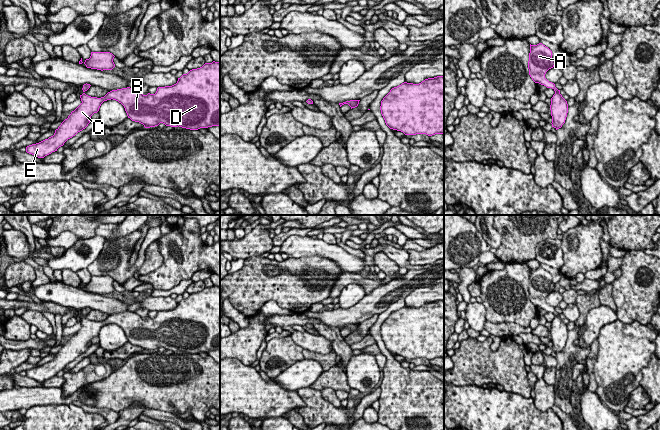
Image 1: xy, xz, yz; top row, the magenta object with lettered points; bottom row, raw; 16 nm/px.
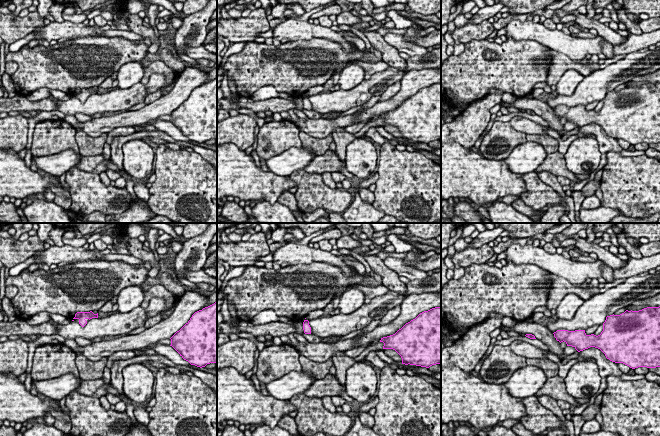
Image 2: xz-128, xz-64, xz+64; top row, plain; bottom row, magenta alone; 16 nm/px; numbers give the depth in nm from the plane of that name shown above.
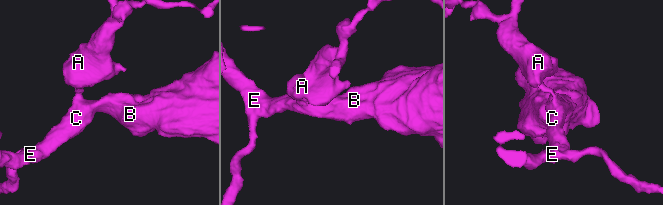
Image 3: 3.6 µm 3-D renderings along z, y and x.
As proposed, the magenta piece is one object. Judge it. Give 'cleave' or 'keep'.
keep

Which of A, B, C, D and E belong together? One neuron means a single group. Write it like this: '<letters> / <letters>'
A B C D E

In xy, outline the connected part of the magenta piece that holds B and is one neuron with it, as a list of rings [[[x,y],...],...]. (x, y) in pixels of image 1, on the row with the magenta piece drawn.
[[[213,61],[202,67],[190,70],[183,74],[176,84],[158,87],[155,94],[143,95],[135,88],[122,88],[108,92],[104,97],[91,97],[83,93],[80,95],[82,103],[71,112],[67,119],[55,130],[53,136],[39,143],[26,147],[26,152],[38,158],[57,151],[64,143],[85,129],[89,119],[99,111],[101,104],[107,100],[116,100],[121,103],[132,121],[139,122],[145,128],[158,126],[160,123],[171,127],[182,127],[190,130],[220,126],[220,63]]]

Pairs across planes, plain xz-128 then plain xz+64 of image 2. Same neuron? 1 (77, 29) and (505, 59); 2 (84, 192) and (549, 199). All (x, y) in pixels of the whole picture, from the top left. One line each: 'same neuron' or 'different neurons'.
1: different neurons
2: same neuron

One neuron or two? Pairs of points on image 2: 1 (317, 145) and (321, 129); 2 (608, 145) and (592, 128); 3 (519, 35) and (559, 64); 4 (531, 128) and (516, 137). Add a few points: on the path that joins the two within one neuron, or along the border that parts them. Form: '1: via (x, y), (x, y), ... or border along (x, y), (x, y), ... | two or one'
1: border along (300, 131), (314, 138), (324, 138), (330, 134) | two
2: via (604, 141), (596, 132) | one
3: border along (551, 49), (566, 54), (575, 62) | two
4: border along (508, 121), (516, 130), (525, 134) | two

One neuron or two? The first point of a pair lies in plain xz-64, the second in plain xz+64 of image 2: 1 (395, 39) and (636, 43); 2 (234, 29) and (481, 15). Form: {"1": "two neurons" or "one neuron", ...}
{"1": "two neurons", "2": "two neurons"}

